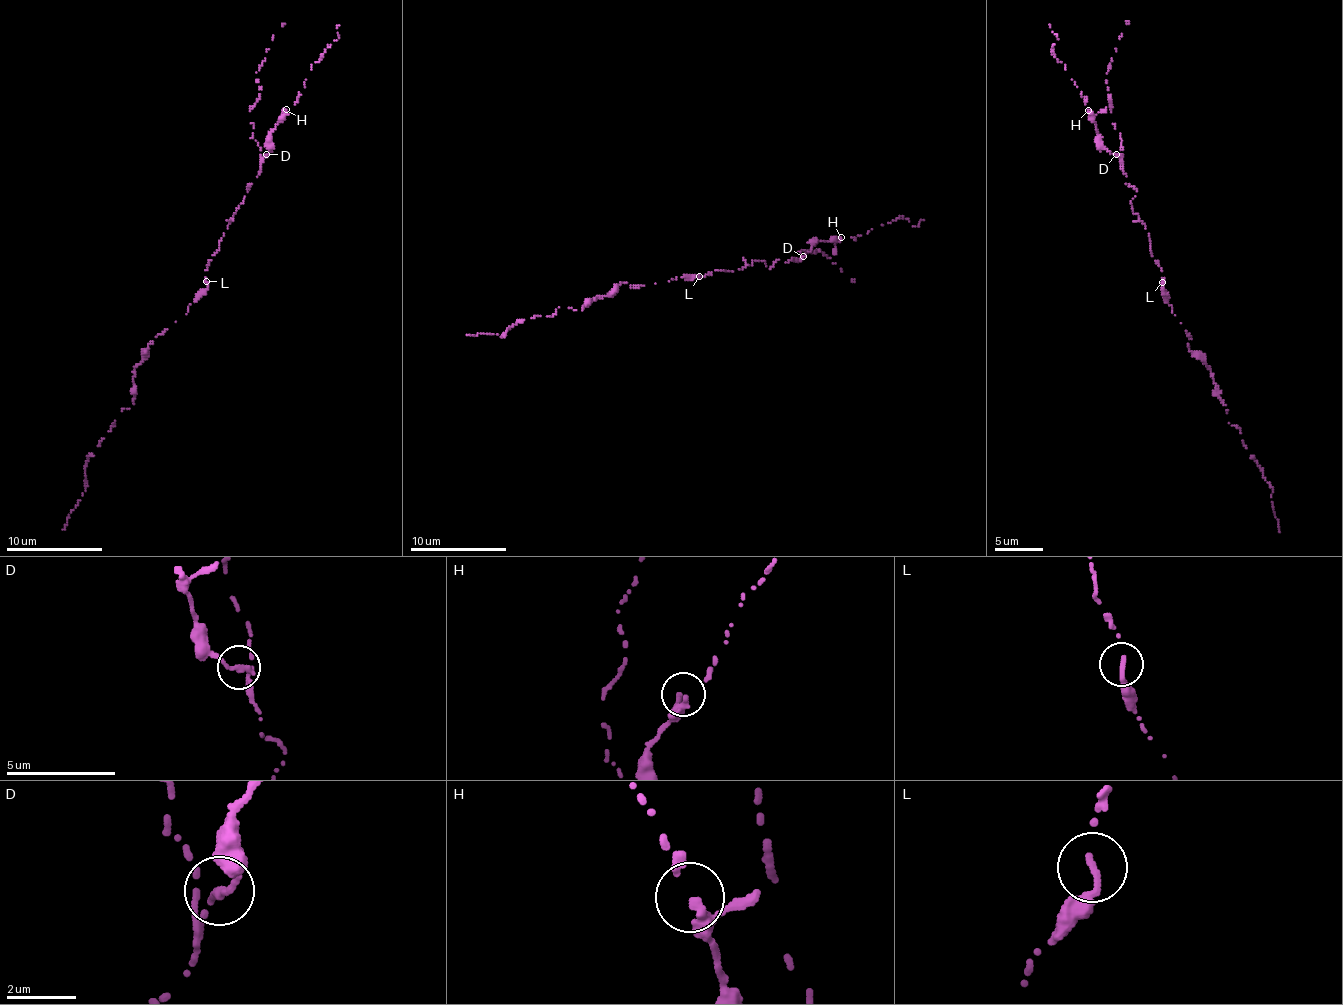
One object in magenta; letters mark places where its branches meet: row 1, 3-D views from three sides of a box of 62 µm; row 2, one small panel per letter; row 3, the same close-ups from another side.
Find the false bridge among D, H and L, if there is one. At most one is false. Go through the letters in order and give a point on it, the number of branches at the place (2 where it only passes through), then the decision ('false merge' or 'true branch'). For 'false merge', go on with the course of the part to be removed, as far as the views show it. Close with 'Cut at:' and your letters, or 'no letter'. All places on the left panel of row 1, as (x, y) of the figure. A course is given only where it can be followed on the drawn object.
D: at (266, 154); 2 branches meet; true branch
H: at (286, 109); 3 branches meet; true branch
L: at (206, 281); 2 branches meet; true branch
Cut at: no letter

